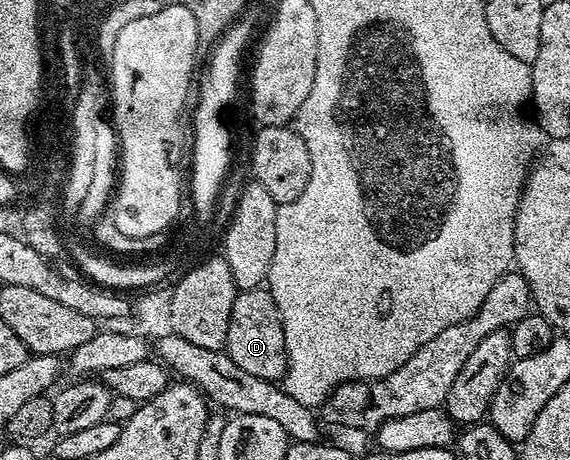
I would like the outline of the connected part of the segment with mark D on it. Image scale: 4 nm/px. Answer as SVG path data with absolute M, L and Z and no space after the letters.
M269 288L244 289L234 298L225 353L241 370L248 371L259 379L278 383L286 376L290 361L286 358L284 327L280 311L276 307L276 299L272 299Z

